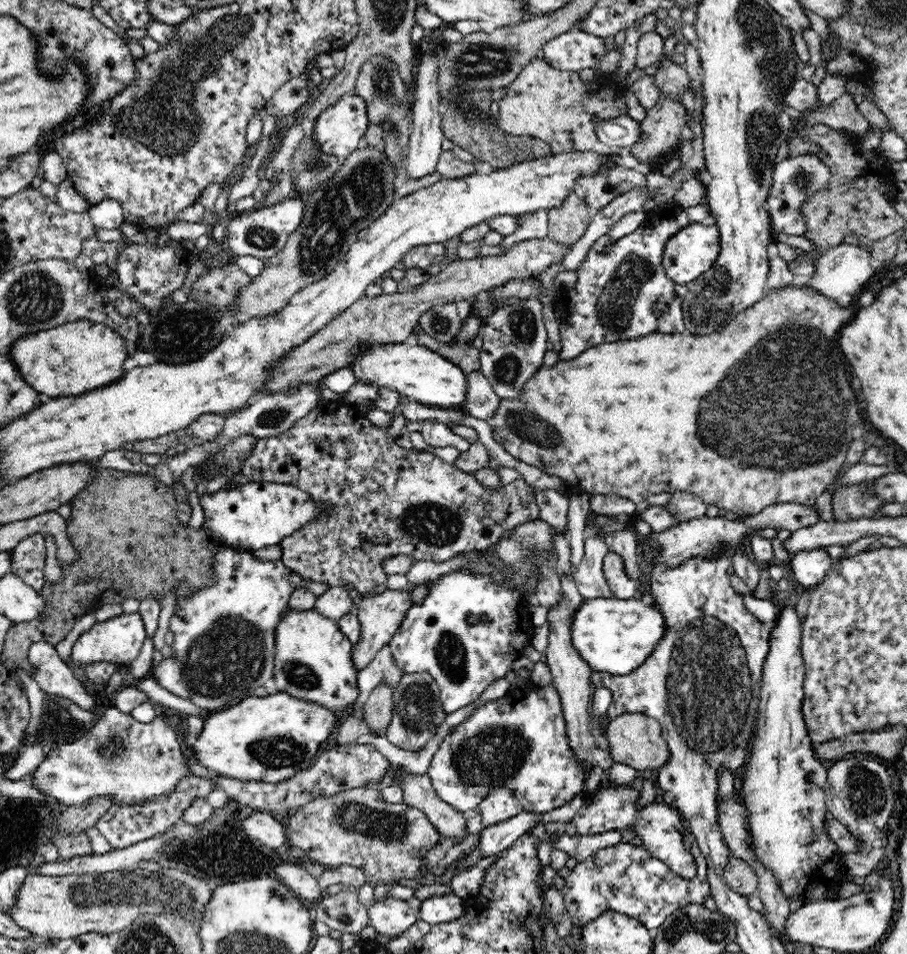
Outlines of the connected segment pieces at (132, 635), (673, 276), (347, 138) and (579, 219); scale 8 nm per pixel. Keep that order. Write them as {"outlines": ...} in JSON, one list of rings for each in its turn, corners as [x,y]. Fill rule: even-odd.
{"outlines":[[[[137,611],[135,614],[125,614],[116,618],[110,618],[106,622],[94,624],[87,629],[74,644],[72,648],[72,663],[79,668],[86,668],[88,663],[112,662],[129,664],[136,661],[145,639],[147,631],[145,620]]],[[[690,223],[680,232],[676,232],[666,242],[661,264],[666,275],[676,284],[688,284],[710,271],[720,254],[720,231],[717,225],[705,226],[702,223]]],[[[352,92],[318,116],[312,134],[325,154],[336,156],[343,164],[363,144],[370,125],[366,101]]],[[[572,192],[562,207],[548,211],[547,237],[557,244],[576,244],[591,221],[584,198]]]]}

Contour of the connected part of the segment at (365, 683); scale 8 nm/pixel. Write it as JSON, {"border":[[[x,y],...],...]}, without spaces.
{"border":[[[390,646],[382,648],[372,662],[361,670],[358,674],[358,689],[360,690],[360,697],[354,704],[354,712],[359,714],[362,712],[362,706],[366,702],[366,698],[381,685],[390,685],[394,688],[402,680],[404,672],[396,666],[393,660]]]}

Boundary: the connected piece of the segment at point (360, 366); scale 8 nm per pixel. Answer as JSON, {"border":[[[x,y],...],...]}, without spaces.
{"border":[[[405,343],[374,344],[368,346],[361,357],[350,362],[356,380],[365,384],[394,389],[406,398],[416,400],[425,406],[445,409],[463,409],[466,406],[466,392],[469,390],[466,373],[440,356],[440,354],[420,346],[409,347]]]}

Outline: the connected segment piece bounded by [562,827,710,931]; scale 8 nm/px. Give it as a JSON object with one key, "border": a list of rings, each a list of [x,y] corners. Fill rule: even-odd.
{"border":[[[686,827],[682,838],[687,852],[696,861],[697,875],[686,879],[676,874],[659,858],[652,857],[643,847],[631,842],[618,842],[616,846],[597,850],[586,860],[579,862],[565,878],[562,895],[573,924],[579,927],[590,925],[606,912],[618,912],[638,919],[651,930],[662,926],[670,914],[689,904],[702,905],[710,895],[707,879],[707,862],[694,834]]]}

